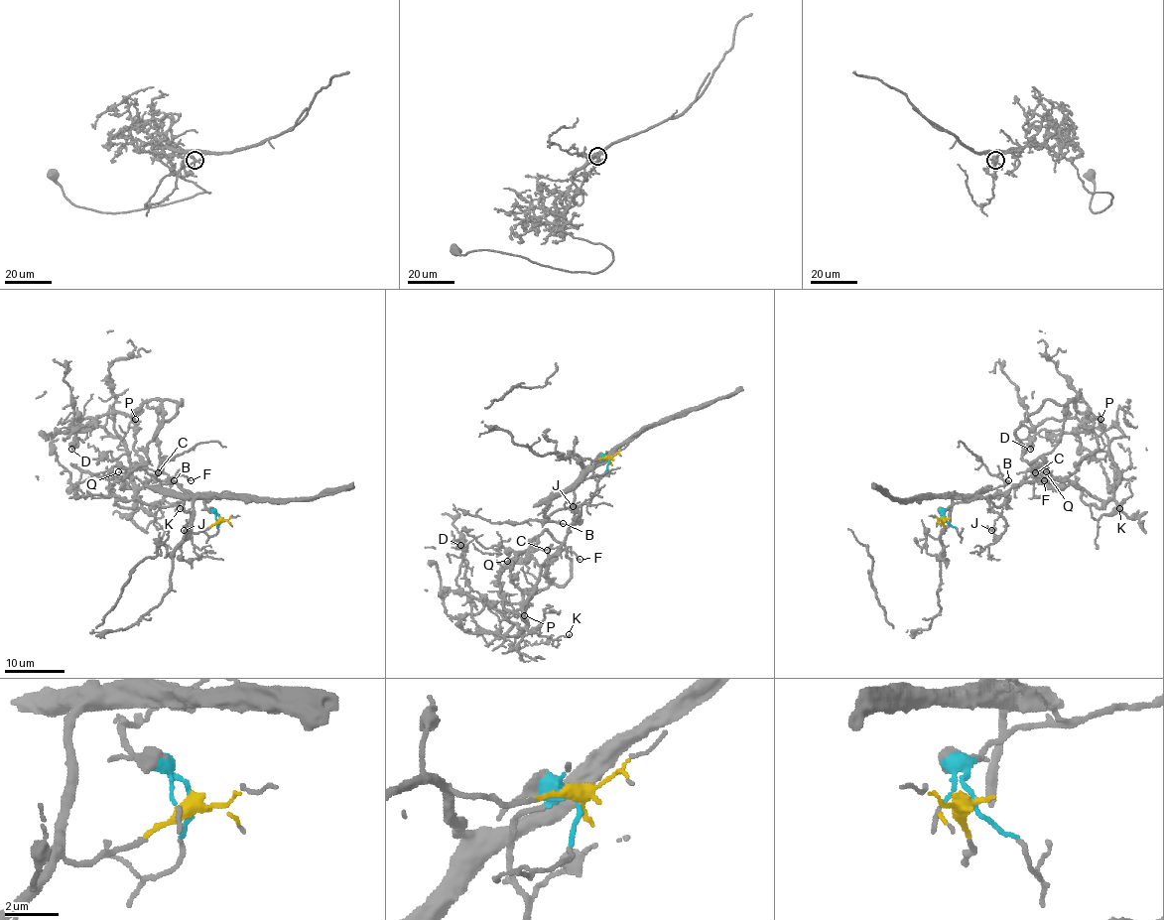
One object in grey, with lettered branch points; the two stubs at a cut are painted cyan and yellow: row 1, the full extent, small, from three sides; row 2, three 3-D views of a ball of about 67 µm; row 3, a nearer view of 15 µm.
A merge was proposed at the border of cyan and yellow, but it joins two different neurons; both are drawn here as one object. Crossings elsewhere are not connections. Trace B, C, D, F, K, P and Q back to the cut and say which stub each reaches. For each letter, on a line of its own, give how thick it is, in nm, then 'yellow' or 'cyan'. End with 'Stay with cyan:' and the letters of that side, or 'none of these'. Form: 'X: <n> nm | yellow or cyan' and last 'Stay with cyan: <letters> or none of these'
B: 190 nm | yellow
C: 110 nm | cyan
D: 500 nm | cyan
F: 140 nm | cyan
K: 120 nm | cyan
P: 100 nm | cyan
Q: 120 nm | cyan
Stay with cyan: C, D, F, K, P, Q

